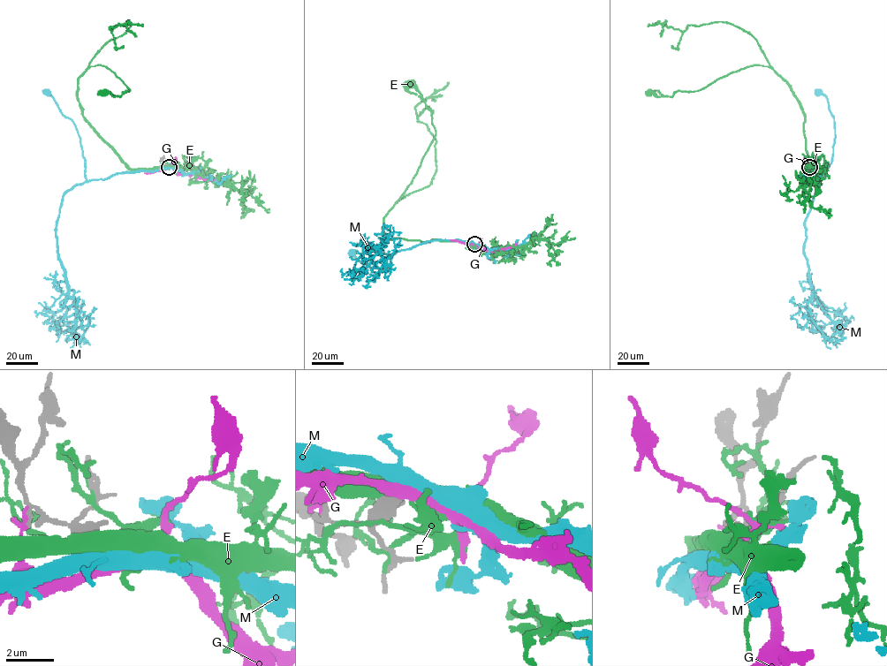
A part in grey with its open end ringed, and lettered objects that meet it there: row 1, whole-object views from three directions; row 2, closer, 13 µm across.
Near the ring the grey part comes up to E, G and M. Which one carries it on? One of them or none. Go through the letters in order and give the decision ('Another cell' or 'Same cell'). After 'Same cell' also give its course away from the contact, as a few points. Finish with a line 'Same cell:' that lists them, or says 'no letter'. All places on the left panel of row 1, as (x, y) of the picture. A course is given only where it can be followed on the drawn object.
E: Another cell
G: Another cell
M: Another cell
Same cell: no letter

